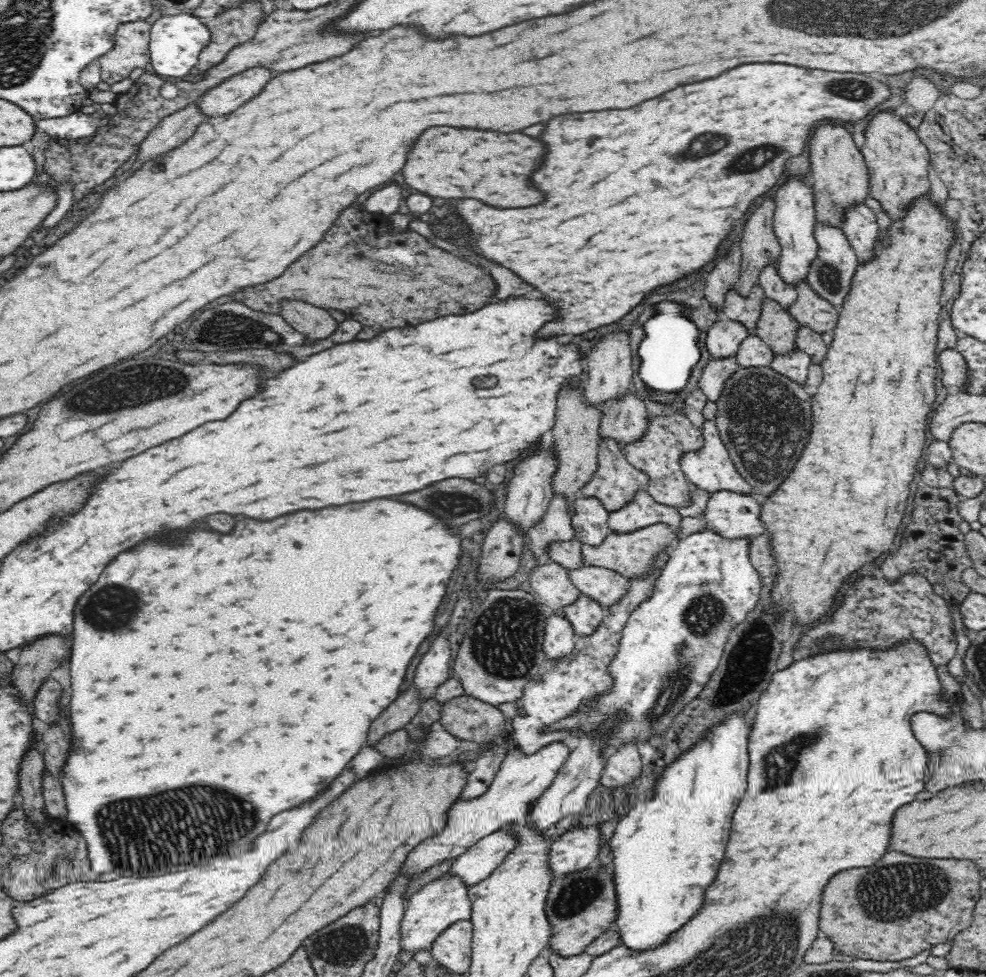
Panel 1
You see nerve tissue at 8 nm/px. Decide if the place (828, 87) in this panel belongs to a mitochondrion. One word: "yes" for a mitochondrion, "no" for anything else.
yes

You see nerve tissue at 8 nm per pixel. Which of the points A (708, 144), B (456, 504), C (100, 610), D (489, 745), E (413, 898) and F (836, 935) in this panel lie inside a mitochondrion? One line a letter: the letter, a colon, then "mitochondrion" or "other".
A: mitochondrion
B: mitochondrion
C: mitochondrion
D: other
E: other
F: other

